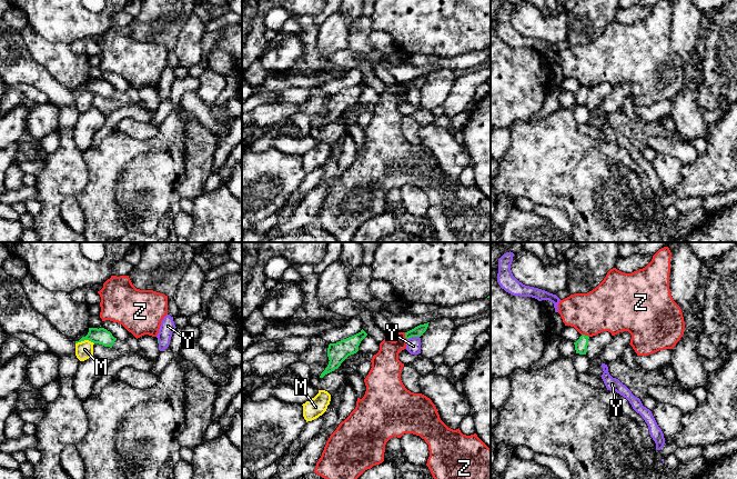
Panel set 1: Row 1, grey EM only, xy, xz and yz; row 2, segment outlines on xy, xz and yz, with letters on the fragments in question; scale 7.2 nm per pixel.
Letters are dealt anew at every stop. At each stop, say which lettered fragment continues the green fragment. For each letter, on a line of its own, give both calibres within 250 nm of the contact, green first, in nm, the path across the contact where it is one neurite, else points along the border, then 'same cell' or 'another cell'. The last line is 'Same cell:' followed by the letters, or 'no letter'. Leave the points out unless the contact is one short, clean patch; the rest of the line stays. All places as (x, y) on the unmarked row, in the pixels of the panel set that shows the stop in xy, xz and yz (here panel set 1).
M: 120/130 nm | along xy (93, 93), (81, 91), (76, 95) | another cell
Y: 80/110 nm | another cell
Z: 100/340 nm | along yz (582, 85), (588, 88) | another cell
Same cell: no letter

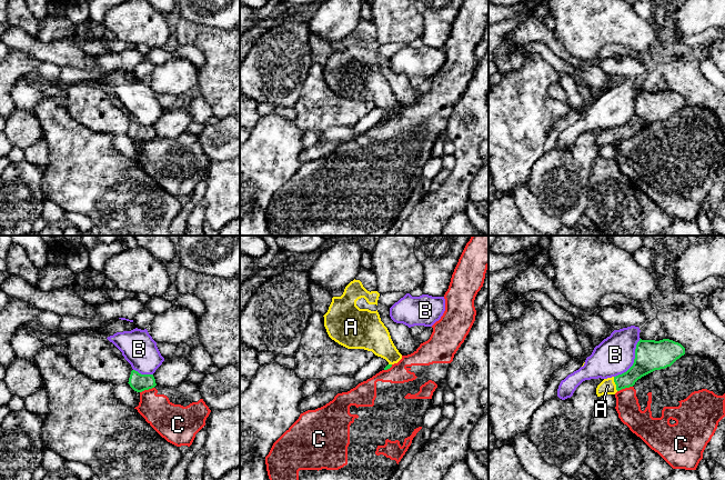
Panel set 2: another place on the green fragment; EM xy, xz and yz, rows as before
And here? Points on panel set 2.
A: 150/110 nm | across yz (643, 116), (627, 130), (615, 134), (607, 137) | same cell
B: 220/280 nm | along yz (640, 89), (635, 100), (634, 113), (625, 122), (614, 128) | another cell
C: 170/170 nm | another cell
Same cell: A

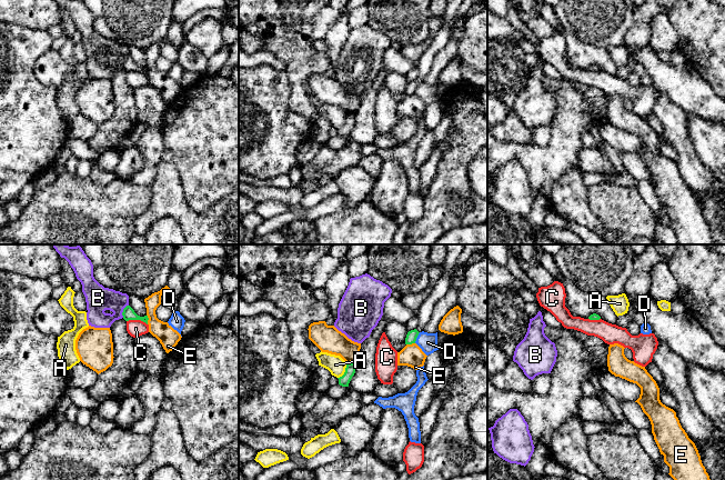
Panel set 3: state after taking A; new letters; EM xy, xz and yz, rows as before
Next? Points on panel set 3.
A: 80/140 nm | another cell
B: 90/190 nm | along xy (128, 56), (123, 60), (122, 68) | another cell
C: 90/130 nm | along xy (127, 71), (142, 71), (147, 76) | another cell
D: 80/140 nm | another cell
E: 90/140 nm | another cell
Same cell: no letter

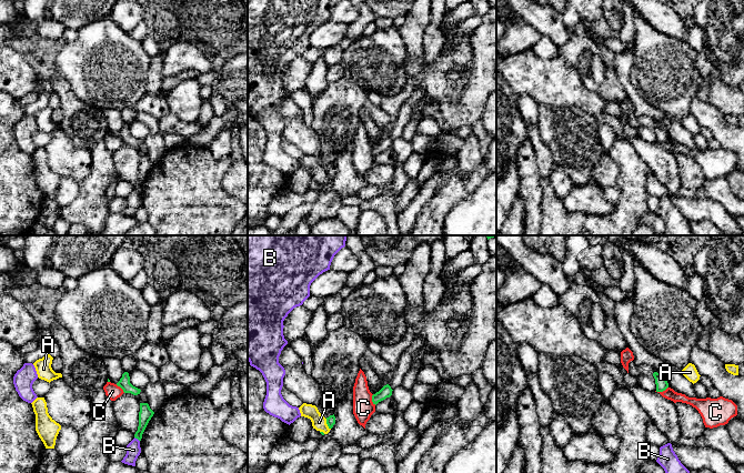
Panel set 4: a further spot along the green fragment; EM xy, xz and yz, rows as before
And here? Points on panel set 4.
A: 60/110 nm | another cell
B: 100/110 nm | along xy (134, 188), (139, 192) | another cell
C: 80/160 nm | along xz (372, 146), (372, 152), (375, 156) | another cell
Same cell: no letter

